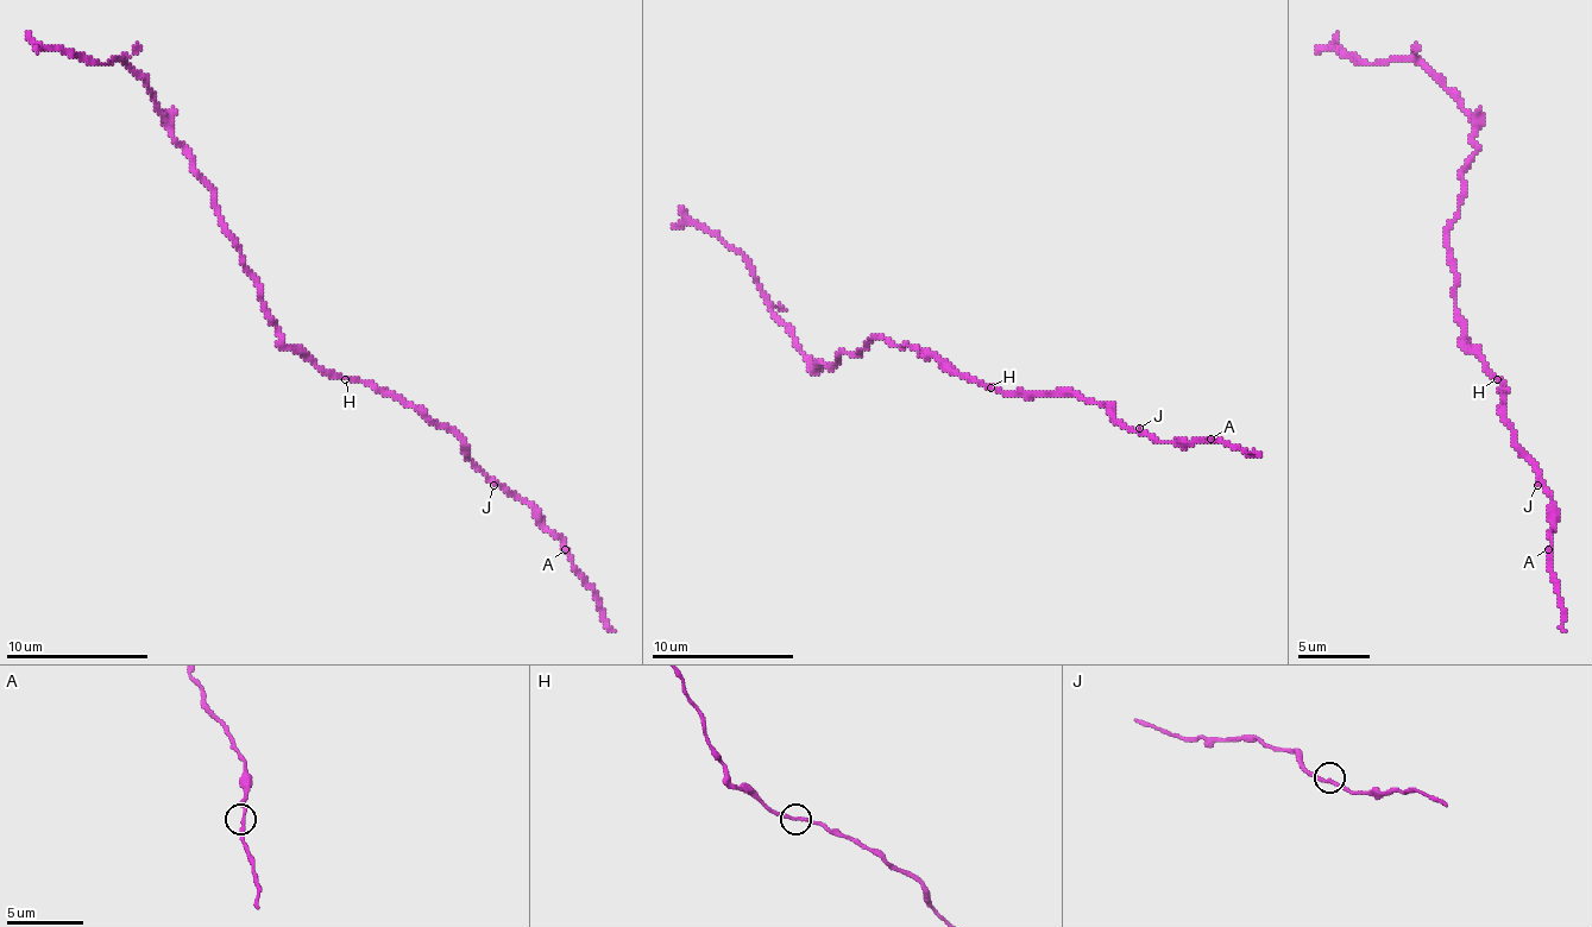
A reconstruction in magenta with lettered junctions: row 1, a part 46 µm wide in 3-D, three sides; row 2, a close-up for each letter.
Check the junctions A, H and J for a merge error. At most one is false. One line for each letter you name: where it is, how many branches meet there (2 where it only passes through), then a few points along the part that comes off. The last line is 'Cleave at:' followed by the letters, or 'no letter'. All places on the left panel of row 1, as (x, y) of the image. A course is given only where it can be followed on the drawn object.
Cleave at: no letter

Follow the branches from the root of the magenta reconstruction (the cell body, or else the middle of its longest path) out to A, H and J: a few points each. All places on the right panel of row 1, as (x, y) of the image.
A: (1466, 328), (1466, 346), (1502, 382), (1502, 414), (1509, 421), (1516, 446), (1552, 492), (1552, 546), (1548, 549)
H: (1466, 328), (1466, 346), (1498, 378)
J: (1466, 328), (1466, 346), (1502, 382), (1502, 414), (1509, 421), (1516, 449), (1534, 467), (1541, 481), (1537, 485)

